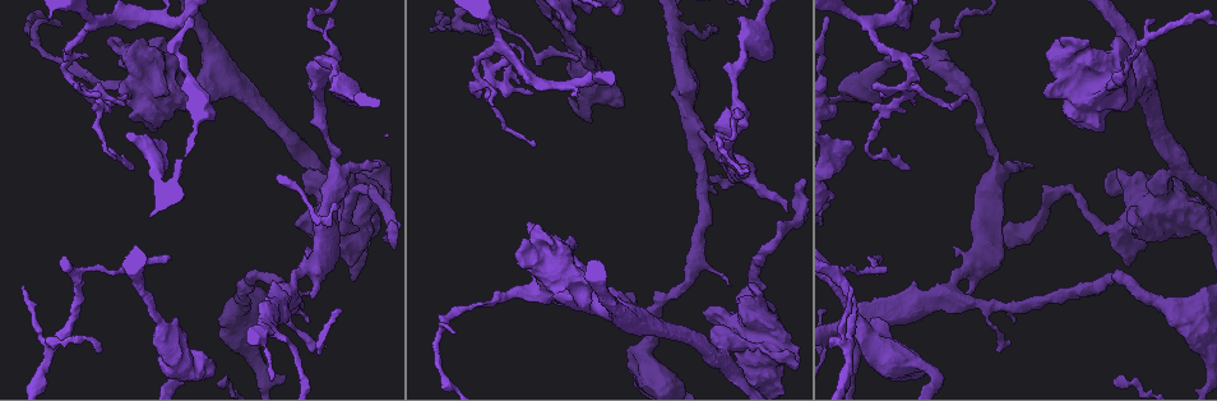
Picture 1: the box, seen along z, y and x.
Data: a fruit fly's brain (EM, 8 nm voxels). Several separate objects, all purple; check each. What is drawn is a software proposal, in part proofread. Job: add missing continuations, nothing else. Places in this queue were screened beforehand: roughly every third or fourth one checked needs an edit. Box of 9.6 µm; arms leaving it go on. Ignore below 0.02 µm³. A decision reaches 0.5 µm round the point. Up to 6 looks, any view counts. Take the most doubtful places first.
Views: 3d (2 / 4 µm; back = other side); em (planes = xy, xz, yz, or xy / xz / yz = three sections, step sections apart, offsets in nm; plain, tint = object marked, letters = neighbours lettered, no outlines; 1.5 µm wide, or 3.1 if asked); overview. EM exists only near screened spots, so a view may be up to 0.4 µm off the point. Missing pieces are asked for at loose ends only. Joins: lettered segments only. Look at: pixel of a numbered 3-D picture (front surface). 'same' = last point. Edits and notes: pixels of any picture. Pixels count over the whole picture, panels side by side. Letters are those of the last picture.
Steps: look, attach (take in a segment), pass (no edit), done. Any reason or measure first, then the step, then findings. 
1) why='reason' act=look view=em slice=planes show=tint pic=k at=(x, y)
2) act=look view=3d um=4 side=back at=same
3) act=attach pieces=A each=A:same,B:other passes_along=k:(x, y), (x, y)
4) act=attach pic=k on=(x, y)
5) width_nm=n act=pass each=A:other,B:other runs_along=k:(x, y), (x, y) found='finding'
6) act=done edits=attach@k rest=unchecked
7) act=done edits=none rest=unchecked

why='an open end' act=look view=3d um=2 pic=1 at=(453, 334)

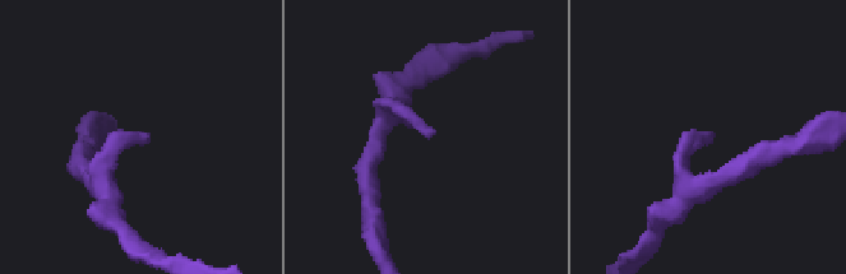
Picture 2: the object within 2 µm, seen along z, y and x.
act=look view=em slice=xy step=4 show=letters pic=2 at=(432, 129)

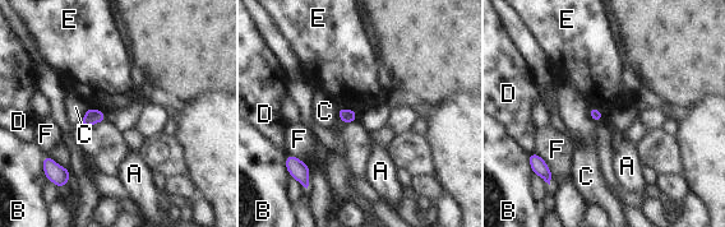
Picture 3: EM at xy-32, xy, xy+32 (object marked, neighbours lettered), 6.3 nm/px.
act=look view=em slice=planes show=letters at=same

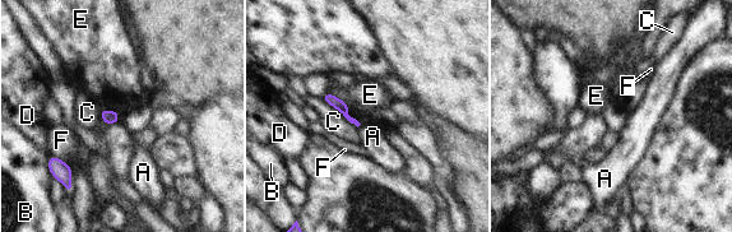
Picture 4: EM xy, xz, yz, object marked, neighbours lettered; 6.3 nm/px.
width_nm=70 act=pass each=A:other,B:other,C:other,D:other,E:other,F:other border=4:(327, 91), (341, 98), (360, 124) found='no lettered segment goes on from it'

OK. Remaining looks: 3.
why='an open end' act=look view=3d um=2 side=back pic=1 at=(352, 266)

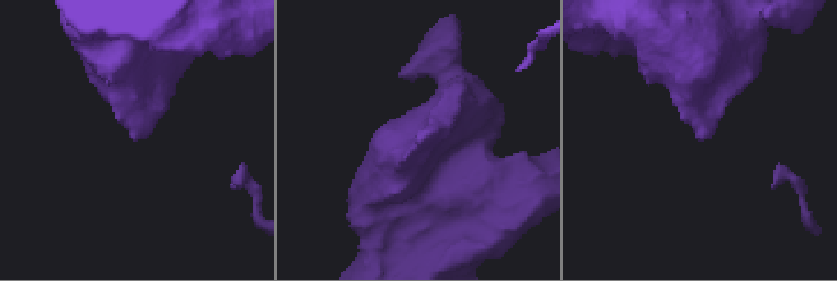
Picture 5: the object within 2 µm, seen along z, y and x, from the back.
act=look view=em slice=planes show=plain pic=5 at=(137, 141)

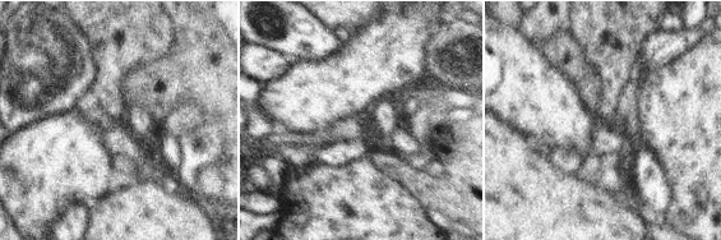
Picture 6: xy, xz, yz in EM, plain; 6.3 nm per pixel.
why='what lies round it' act=look view=em slice=planes show=letters at=same

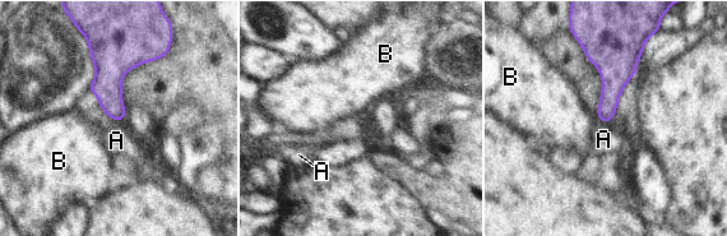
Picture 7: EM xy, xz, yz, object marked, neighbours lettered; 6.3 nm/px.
act=pass each=A:other,B:other border=7:(597, 118), (607, 124) found='no lettered segment goes on from it'

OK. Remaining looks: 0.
act=done edits=none rest=unchecked

